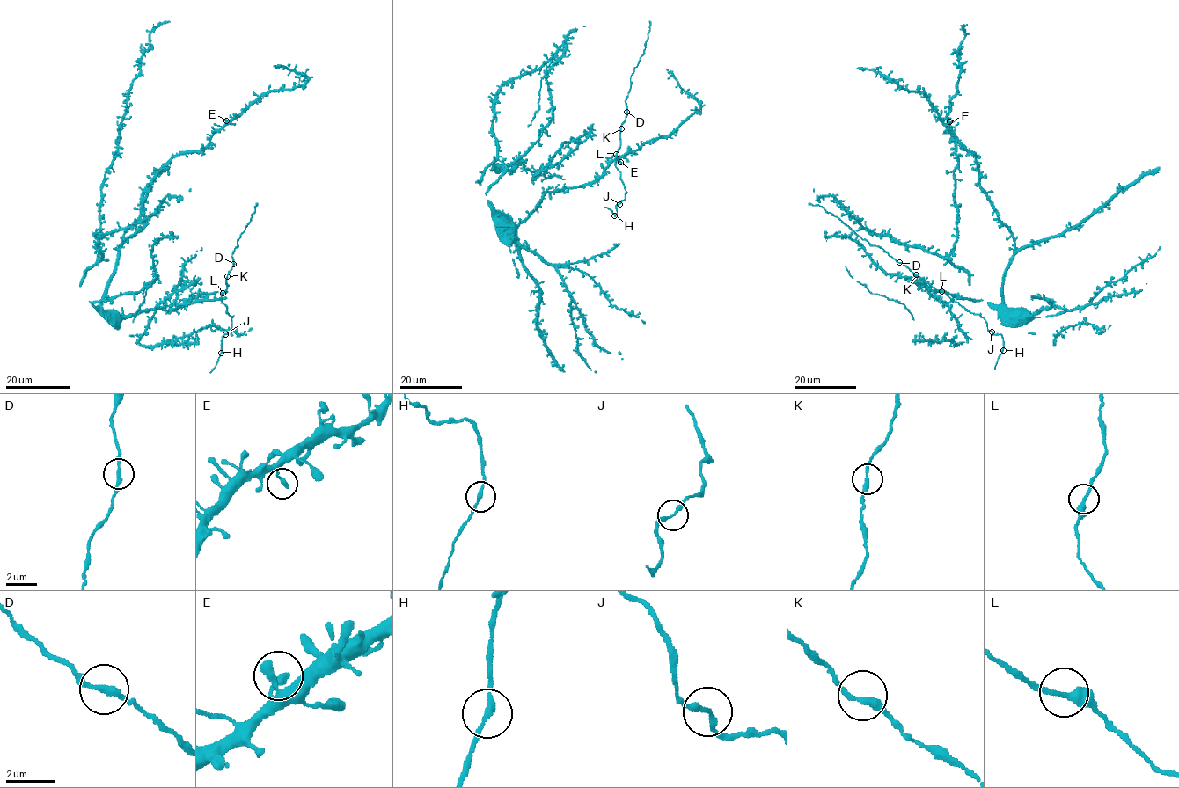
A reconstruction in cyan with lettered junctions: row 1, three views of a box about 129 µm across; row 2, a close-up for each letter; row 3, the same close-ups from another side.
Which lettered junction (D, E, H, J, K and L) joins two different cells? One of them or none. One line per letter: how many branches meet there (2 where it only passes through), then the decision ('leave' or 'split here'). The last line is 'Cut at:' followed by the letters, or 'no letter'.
D: 2 branches meet; leave
E: 1 branches meet; leave
H: 2 branches meet; leave
J: 2 branches meet; leave
K: 2 branches meet; leave
L: 2 branches meet; leave
Cut at: no letter

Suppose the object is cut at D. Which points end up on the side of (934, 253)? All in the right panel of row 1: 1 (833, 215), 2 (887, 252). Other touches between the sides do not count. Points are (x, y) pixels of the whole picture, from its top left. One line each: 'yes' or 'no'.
1: no
2: no

